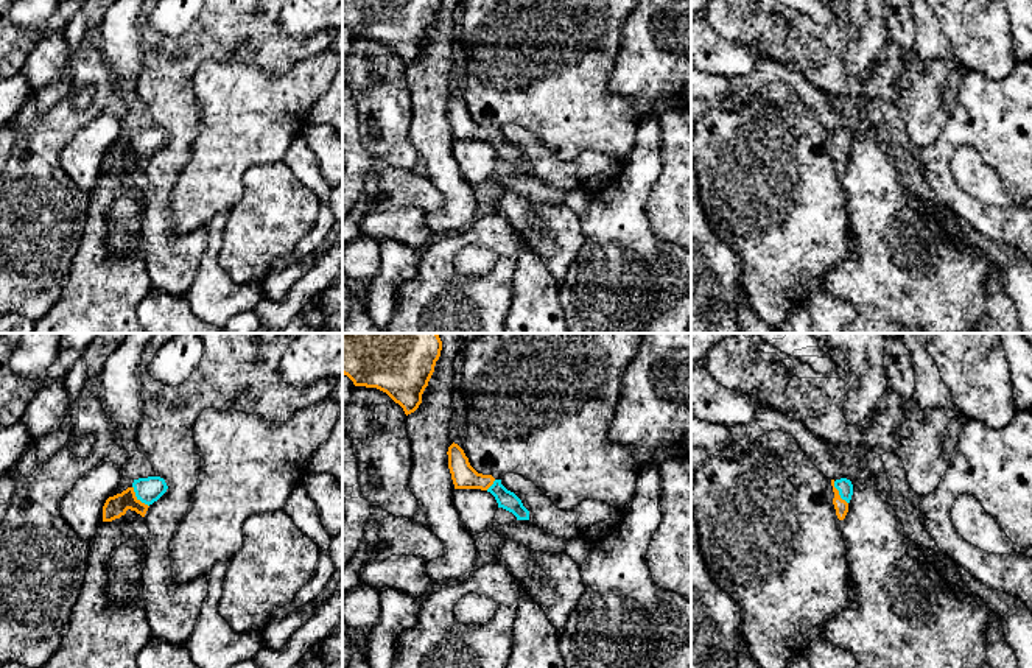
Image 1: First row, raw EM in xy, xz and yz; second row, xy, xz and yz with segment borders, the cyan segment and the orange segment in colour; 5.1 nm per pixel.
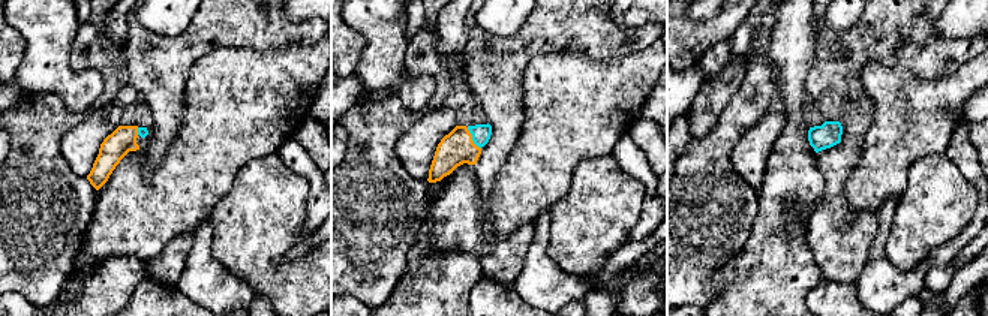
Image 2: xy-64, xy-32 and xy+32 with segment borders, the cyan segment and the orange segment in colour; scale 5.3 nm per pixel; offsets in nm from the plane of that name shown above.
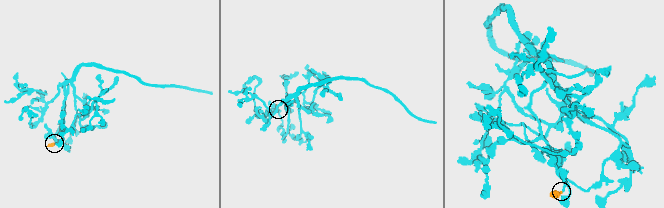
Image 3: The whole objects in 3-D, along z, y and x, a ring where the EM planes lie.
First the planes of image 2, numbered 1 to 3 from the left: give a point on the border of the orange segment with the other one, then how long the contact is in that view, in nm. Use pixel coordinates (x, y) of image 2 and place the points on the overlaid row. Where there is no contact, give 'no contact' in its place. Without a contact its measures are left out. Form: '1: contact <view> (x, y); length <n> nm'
1: contact xy-64 (138, 131); length 40 nm
2: contact xy-32 (473, 138); length 140 nm
3: no contact

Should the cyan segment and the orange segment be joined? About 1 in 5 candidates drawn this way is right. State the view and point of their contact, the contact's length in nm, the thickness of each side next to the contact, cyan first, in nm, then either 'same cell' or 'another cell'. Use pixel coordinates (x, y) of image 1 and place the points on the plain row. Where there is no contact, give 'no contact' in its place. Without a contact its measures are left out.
xy (137, 148) | 140 nm | 130/120 nm | same cell

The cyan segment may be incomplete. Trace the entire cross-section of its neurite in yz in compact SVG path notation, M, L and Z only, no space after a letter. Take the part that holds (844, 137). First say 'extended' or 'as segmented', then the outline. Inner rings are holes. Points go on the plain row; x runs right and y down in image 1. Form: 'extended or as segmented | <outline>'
extended | M841 129L836 132L831 131L831 137L833 137L833 143L834 143L833 156L836 160L836 167L839 171L844 171L848 163L848 154L853 146L853 135L850 131Z

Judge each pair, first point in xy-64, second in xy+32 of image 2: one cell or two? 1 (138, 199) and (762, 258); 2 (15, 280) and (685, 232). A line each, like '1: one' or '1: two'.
1: two
2: one

